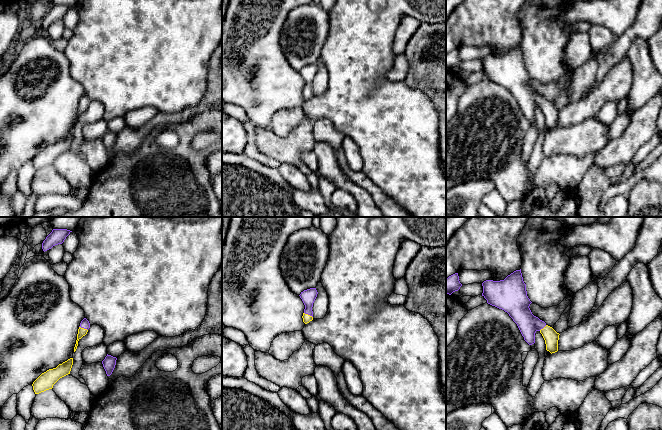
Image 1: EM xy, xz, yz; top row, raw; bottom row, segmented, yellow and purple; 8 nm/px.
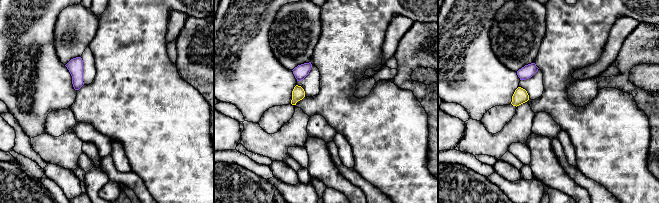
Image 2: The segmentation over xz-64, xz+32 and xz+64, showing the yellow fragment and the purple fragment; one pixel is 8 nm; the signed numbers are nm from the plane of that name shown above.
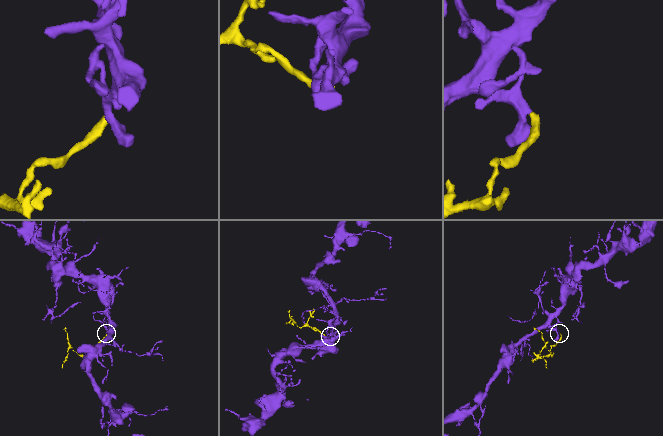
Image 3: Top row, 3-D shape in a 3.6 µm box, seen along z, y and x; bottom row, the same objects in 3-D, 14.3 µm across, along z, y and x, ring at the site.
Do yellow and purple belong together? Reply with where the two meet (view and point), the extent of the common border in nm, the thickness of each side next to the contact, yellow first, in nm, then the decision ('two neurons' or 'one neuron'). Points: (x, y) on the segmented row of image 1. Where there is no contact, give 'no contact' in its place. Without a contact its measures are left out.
xy (83, 328) | 80 nm | 70/70 nm | one neuron

